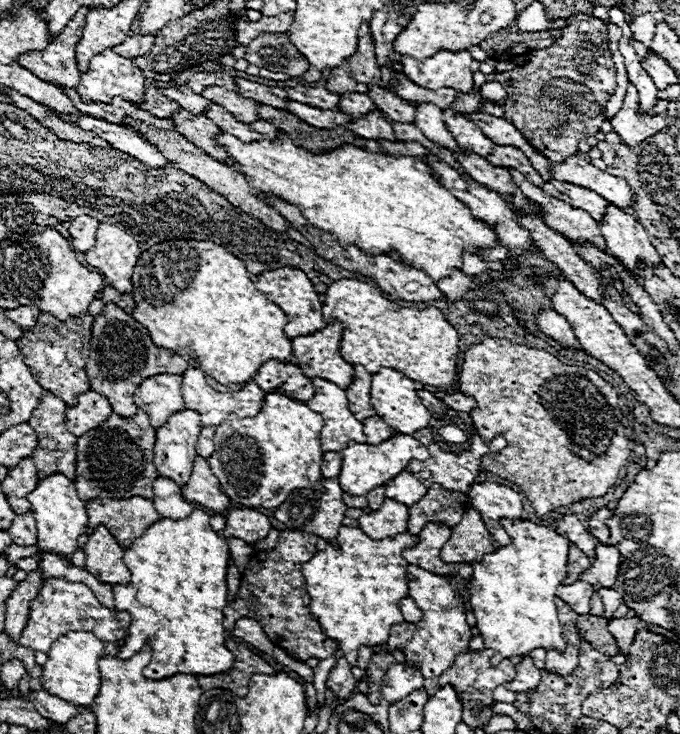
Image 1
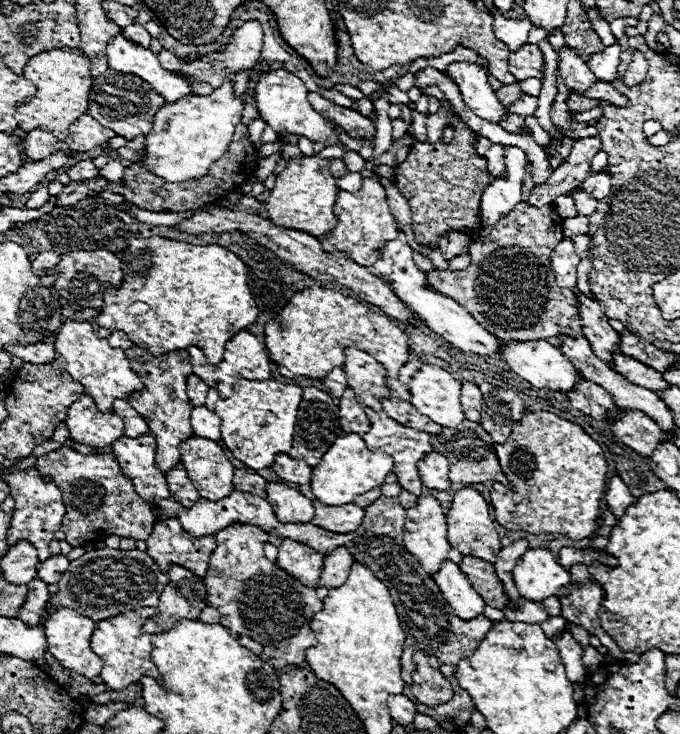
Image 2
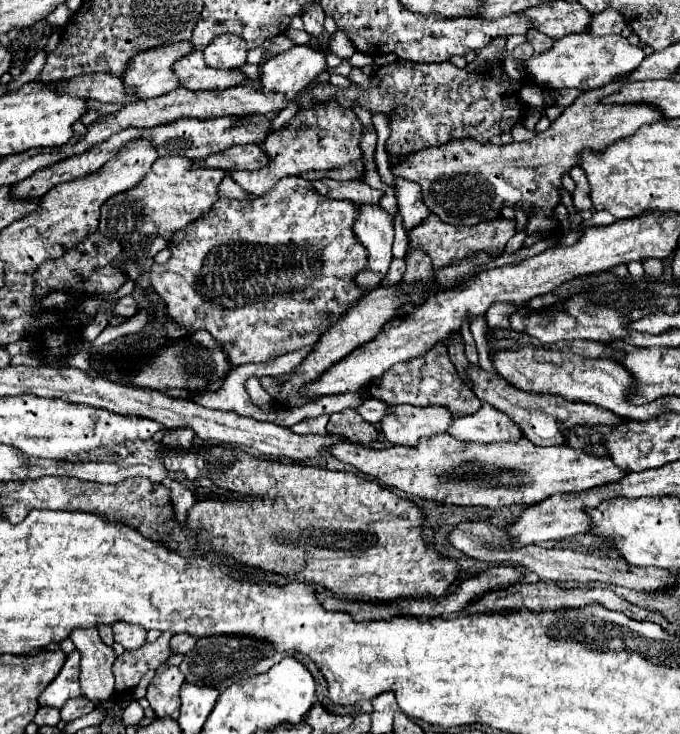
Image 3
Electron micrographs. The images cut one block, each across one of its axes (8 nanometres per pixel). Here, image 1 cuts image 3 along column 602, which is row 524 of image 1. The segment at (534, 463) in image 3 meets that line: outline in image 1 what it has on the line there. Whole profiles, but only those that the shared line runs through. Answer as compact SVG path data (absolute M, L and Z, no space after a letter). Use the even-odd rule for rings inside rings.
M468 508L462 520L452 528L452 538L440 550L440 558L450 564L470 564L498 548L498 542L486 530L480 514Z

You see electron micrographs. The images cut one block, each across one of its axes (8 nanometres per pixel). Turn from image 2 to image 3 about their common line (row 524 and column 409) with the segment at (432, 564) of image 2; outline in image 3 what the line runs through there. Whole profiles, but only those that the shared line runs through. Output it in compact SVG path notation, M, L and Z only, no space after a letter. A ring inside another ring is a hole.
M392 406L378 422L380 432L392 446L414 446L422 436L434 436L446 432L452 422L452 414L442 406L414 408Z

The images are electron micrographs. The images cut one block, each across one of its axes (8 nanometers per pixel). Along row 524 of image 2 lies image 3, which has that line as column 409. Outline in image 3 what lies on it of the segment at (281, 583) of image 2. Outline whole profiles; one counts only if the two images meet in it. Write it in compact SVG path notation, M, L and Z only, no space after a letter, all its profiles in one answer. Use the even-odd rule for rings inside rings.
M430 214L418 226L414 226L408 232L408 246L428 254L432 258L434 270L440 270L440 268L444 268L452 262L466 260L466 258L474 256L476 252L486 252L490 256L500 256L504 252L506 242L514 234L516 234L516 222L506 220L506 218L498 218L498 220L492 220L492 222L482 222L478 226L450 226L450 224L440 222L438 216Z

